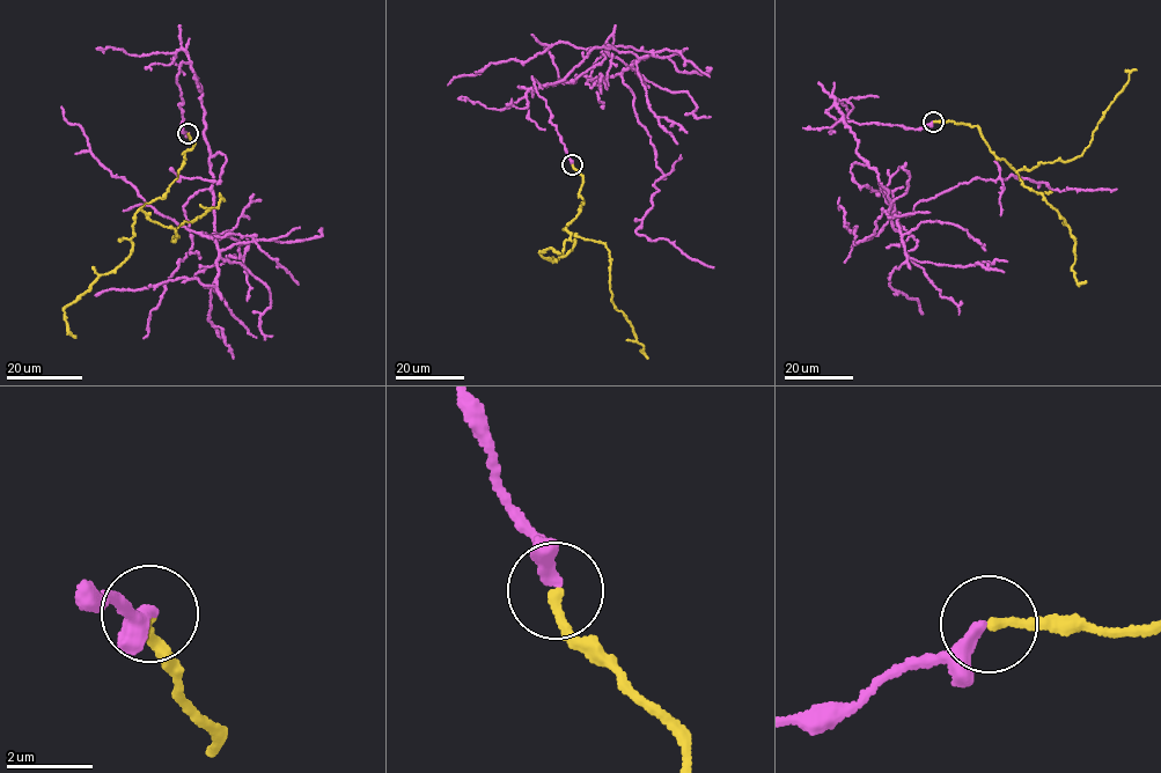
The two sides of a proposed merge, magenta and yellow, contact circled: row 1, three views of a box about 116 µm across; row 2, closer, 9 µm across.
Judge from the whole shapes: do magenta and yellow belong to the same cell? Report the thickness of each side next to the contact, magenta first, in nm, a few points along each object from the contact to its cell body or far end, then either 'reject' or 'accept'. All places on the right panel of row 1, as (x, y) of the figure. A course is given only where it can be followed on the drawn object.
320 nm thick on the magenta side, 220 nm on the other; magenta runs (933, 122), (839, 122), (825, 111), (833, 104), (898, 229), (883, 211), (855, 244), (839, 197); yellow runs (933, 122), (977, 126), (990, 151), (1016, 171), (1041, 162), (1066, 162), (1089, 145), (1137, 70); accept

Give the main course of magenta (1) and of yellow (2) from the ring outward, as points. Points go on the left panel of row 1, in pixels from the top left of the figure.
1: (189, 133), (181, 63), (201, 96), (218, 249), (252, 242), (158, 213), (97, 161), (61, 107)
2: (188, 133), (193, 146), (164, 197), (139, 210), (174, 228), (173, 242), (179, 225), (223, 201)

